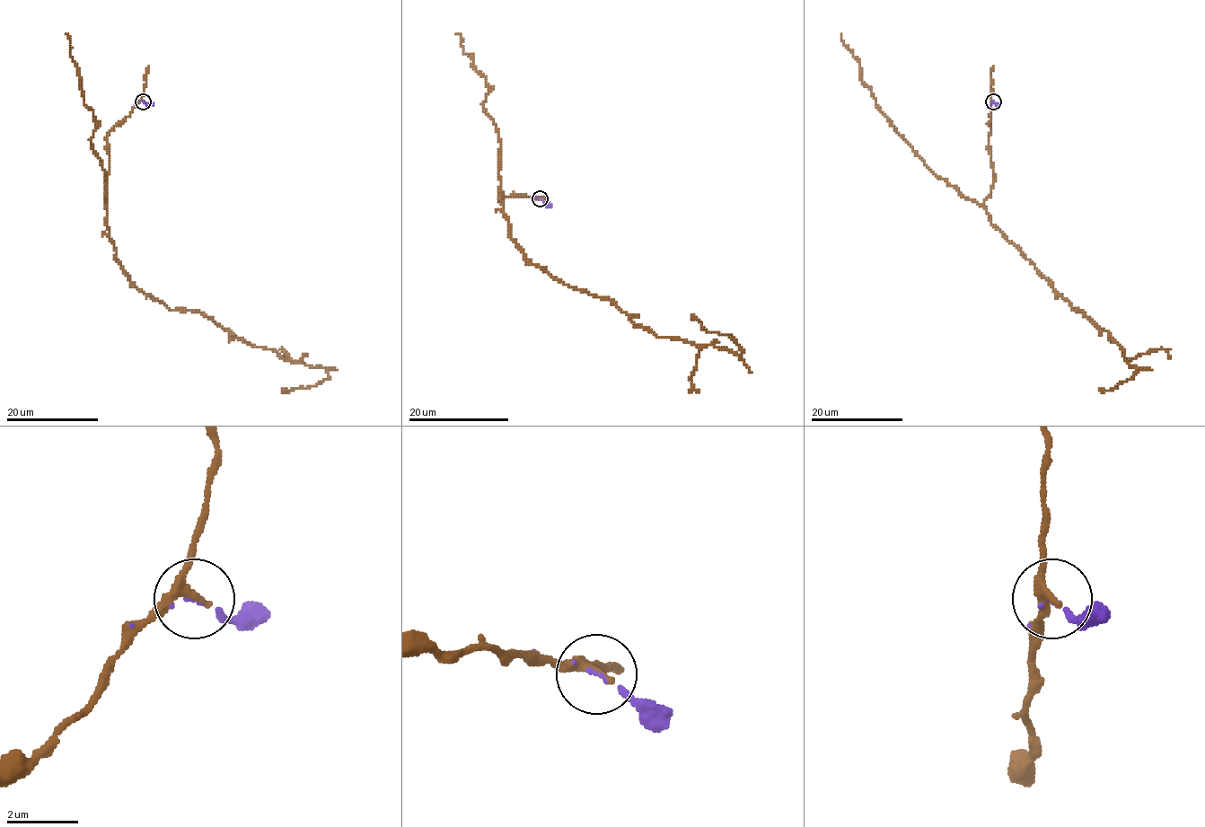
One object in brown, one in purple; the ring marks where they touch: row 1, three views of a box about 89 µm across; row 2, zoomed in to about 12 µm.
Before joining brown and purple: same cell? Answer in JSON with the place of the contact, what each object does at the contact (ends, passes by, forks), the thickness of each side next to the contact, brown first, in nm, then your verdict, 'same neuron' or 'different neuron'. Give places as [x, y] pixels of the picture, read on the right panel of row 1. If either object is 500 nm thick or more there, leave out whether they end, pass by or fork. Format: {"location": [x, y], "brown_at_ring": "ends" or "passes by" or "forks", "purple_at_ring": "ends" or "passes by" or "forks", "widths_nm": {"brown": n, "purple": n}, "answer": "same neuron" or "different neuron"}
{"location": [993, 101], "brown_at_ring": "passes by", "purple_at_ring": "ends", "widths_nm": {"brown": 240, "purple": 80}, "answer": "same neuron"}

